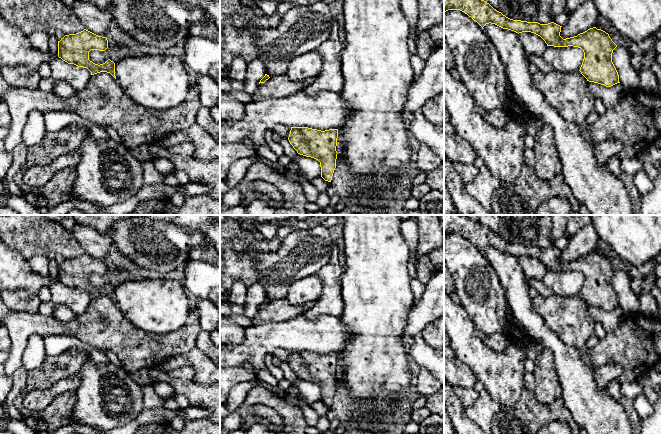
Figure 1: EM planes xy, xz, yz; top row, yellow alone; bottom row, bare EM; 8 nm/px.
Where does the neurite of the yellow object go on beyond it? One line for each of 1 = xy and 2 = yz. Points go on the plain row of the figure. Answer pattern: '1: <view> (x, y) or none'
1: none
2: none

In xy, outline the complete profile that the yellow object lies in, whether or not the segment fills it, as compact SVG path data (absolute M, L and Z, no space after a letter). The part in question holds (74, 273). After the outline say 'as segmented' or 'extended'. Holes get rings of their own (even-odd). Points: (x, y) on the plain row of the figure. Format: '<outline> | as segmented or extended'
M86 253L76 258L65 259L58 265L58 281L68 288L87 292L91 299L107 296L115 303L115 287L108 283L103 288L95 288L89 284L91 274L105 275L108 272L106 261L98 260Z | as segmented

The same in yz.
M444 215L444 237L448 234L464 236L482 252L491 247L518 258L534 257L540 260L547 270L581 272L584 283L579 295L587 305L606 311L620 307L618 296L612 286L612 277L617 269L609 258L601 253L593 251L577 260L563 263L560 260L562 250L554 246L540 248L510 243L486 225L473 221L465 215Z | as segmented

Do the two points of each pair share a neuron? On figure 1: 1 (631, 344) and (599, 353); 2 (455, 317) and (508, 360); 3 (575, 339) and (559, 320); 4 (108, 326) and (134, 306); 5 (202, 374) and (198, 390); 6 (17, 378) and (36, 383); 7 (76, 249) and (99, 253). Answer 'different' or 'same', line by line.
1: same
2: same
3: same
4: different
5: different
6: different
7: different

